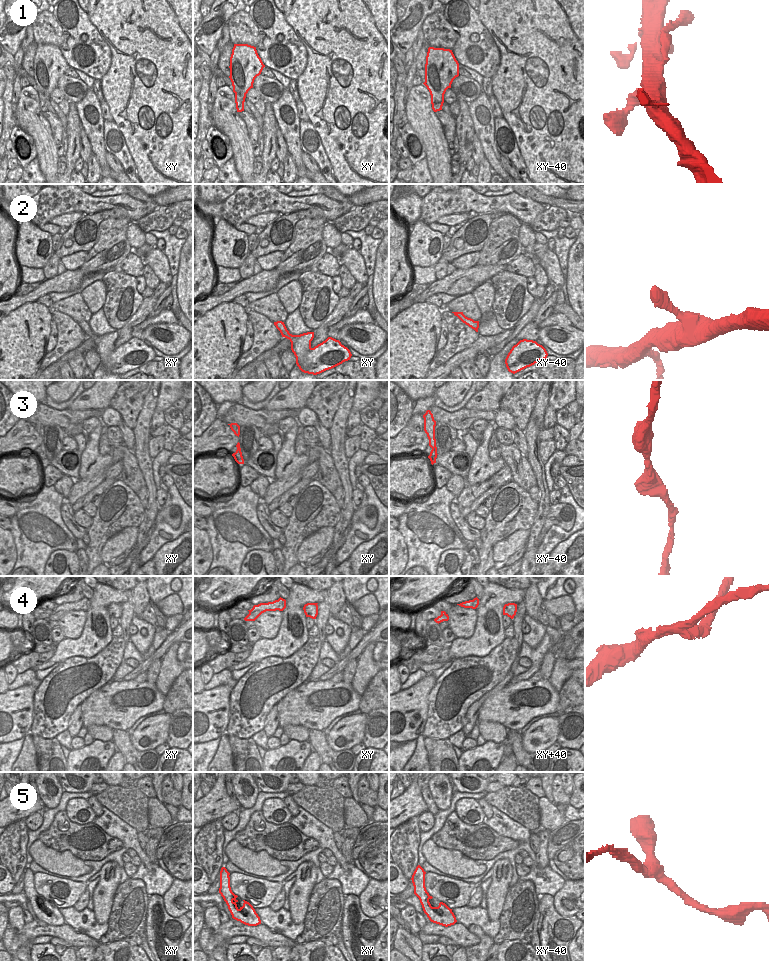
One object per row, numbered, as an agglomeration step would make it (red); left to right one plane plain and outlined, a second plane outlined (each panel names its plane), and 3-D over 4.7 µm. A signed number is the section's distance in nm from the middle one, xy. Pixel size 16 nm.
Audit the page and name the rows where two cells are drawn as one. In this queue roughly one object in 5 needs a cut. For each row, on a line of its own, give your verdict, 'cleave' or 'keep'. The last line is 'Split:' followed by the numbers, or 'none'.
1: keep
2: keep
3: keep
4: keep
5: keep
Split: none

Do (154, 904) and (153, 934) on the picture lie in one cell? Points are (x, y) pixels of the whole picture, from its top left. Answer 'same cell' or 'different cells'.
same cell

